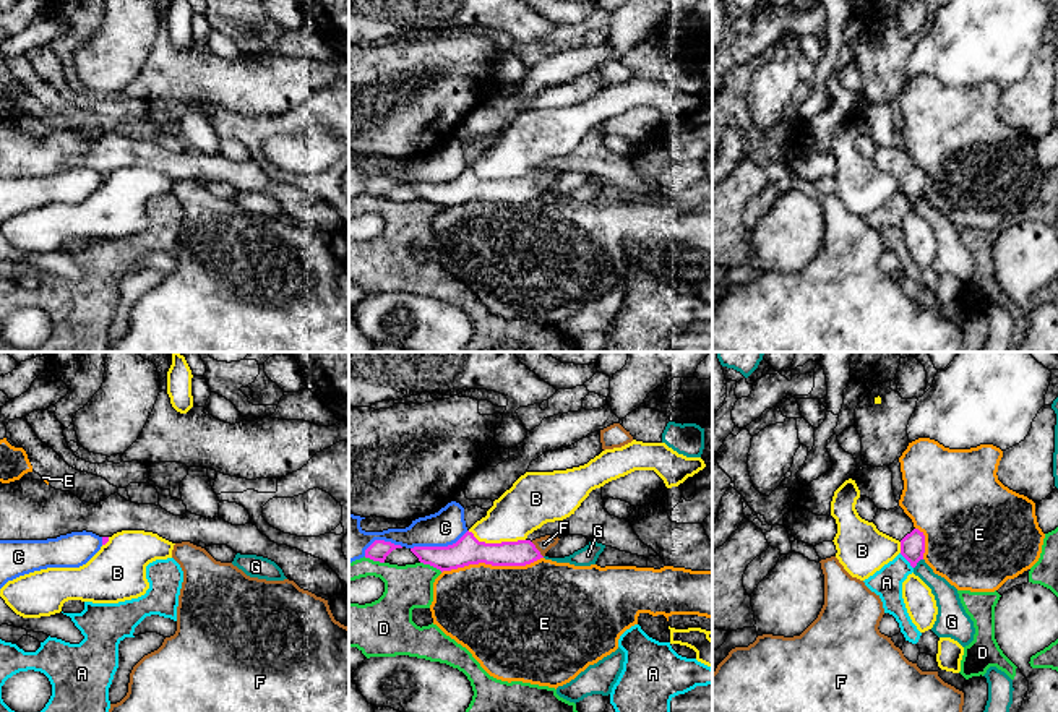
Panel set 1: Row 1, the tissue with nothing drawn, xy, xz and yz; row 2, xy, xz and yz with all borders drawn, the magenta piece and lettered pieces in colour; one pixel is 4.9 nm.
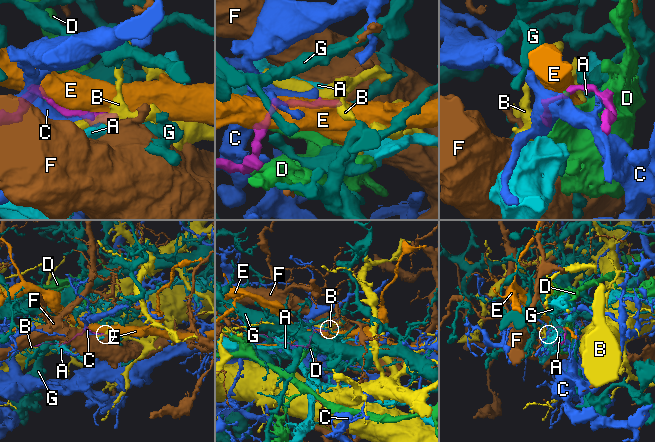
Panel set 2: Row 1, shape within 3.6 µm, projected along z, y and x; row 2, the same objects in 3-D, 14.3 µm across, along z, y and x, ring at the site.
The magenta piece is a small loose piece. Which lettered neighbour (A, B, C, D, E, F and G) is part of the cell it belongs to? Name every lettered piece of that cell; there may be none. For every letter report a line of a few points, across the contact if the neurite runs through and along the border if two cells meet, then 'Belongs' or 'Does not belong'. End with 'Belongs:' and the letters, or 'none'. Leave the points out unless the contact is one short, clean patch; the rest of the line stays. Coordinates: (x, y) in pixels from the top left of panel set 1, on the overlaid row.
A: Does not belong
B: Line: xz (468, 531), (485, 542), (524, 540). Does not belong
C: Does not belong
D: Does not belong
E: Does not belong
F: Line: xz (523, 552), (537, 550), (544, 544). Belongs
G: Does not belong
Belongs: F

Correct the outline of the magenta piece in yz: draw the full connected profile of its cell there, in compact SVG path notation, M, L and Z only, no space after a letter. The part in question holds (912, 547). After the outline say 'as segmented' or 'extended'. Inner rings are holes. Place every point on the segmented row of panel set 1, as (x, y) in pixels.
M914 529L901 540L901 555L910 563L912 568L923 560L925 535L918 529Z | as segmented

